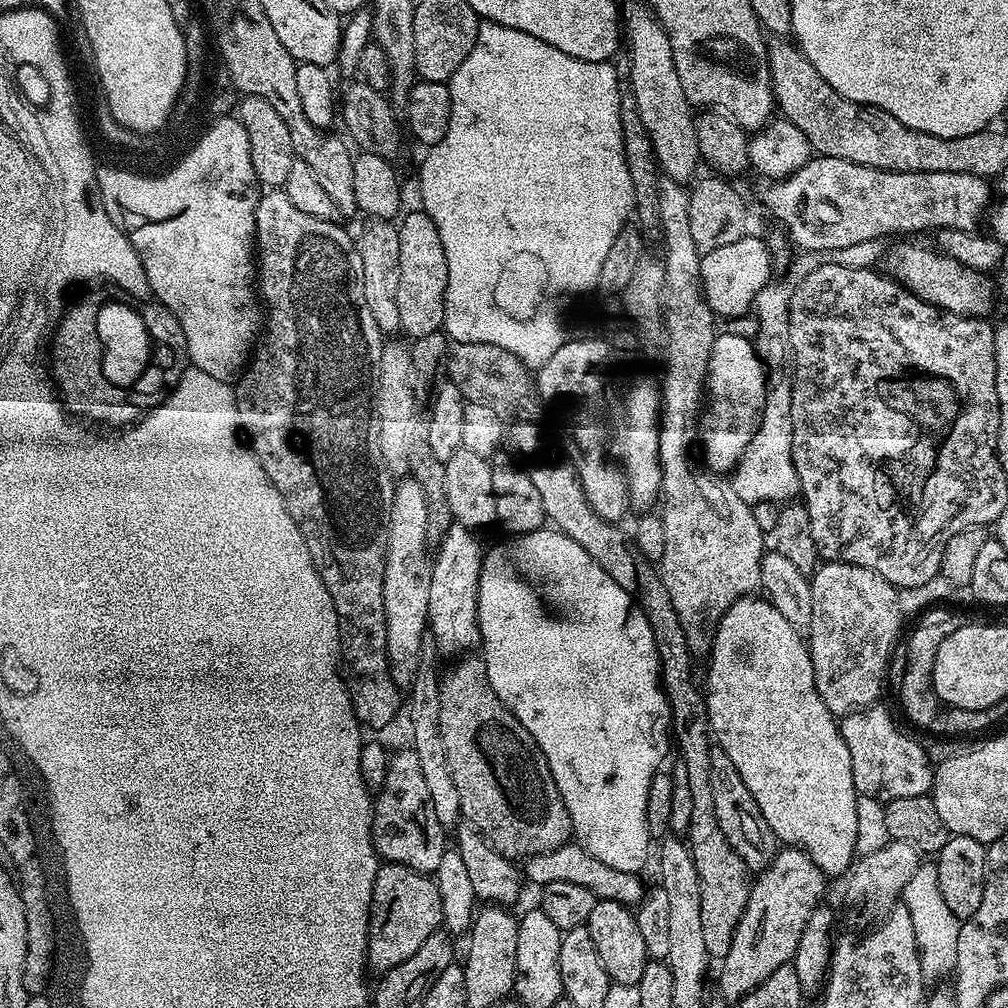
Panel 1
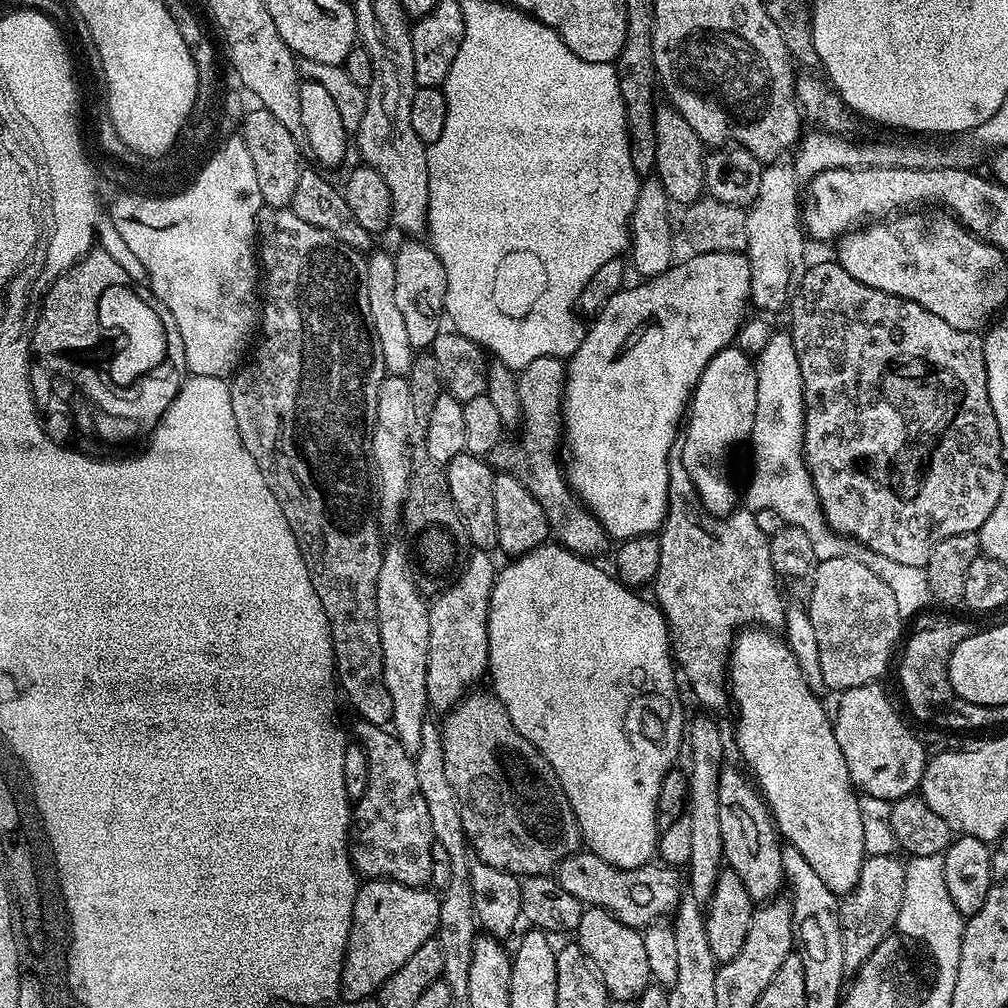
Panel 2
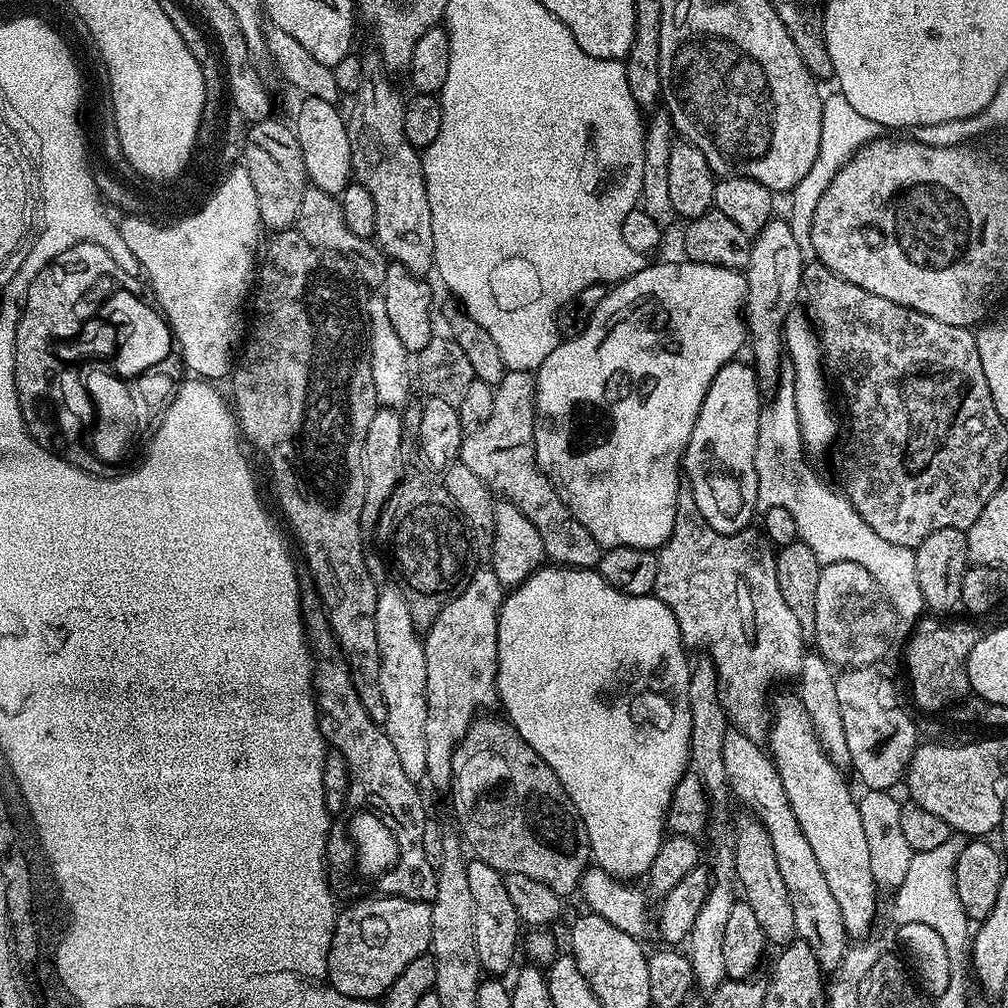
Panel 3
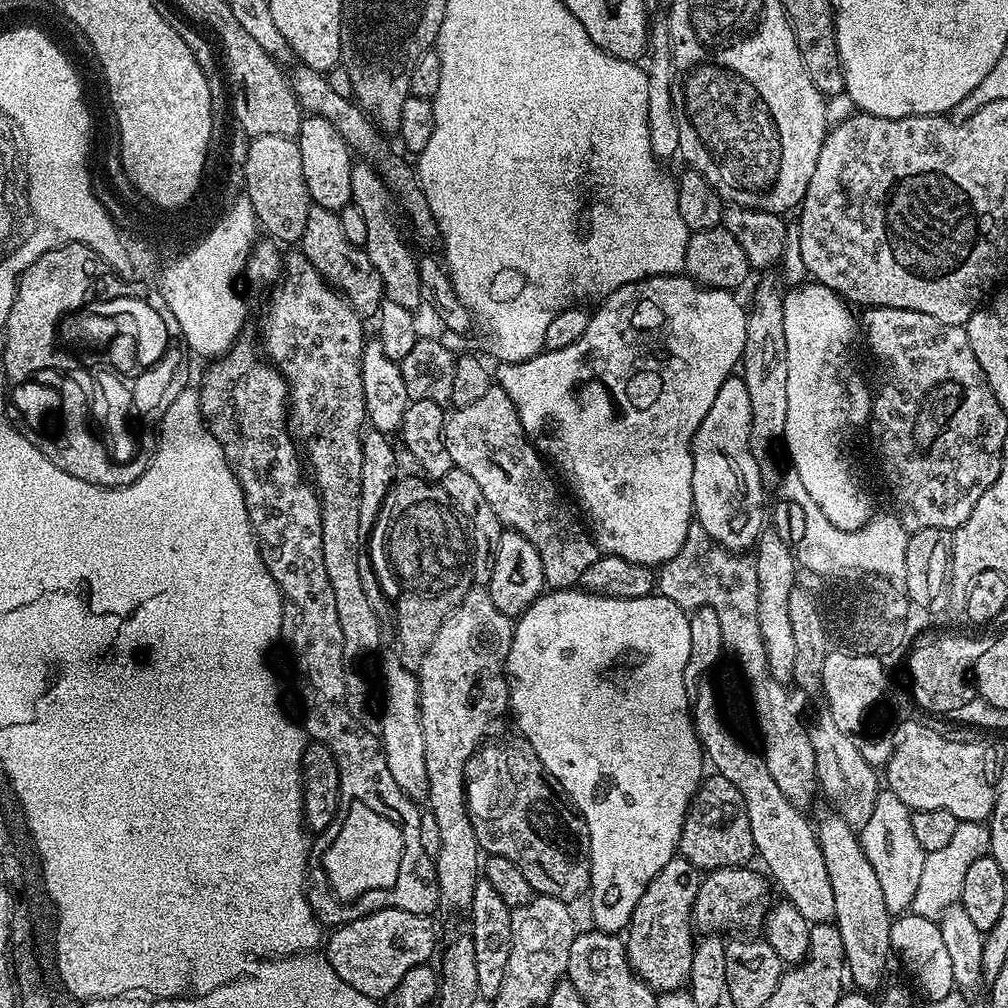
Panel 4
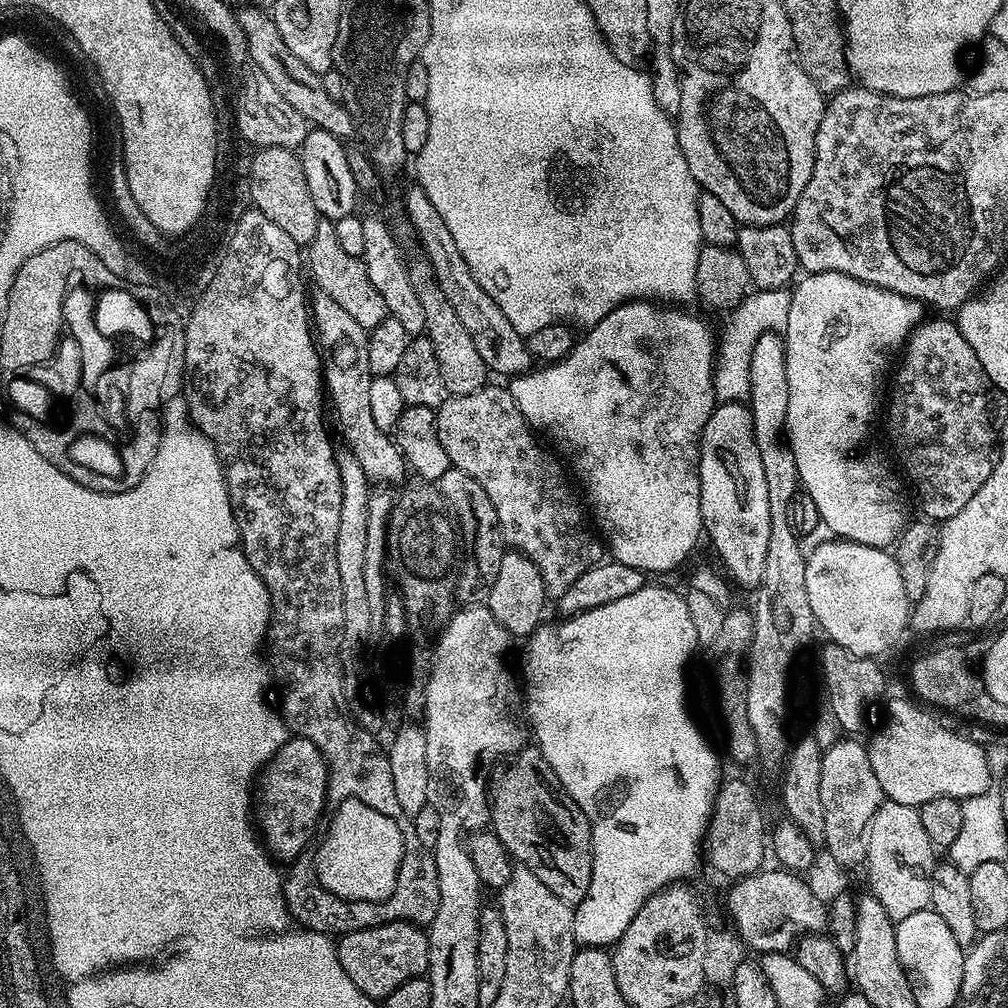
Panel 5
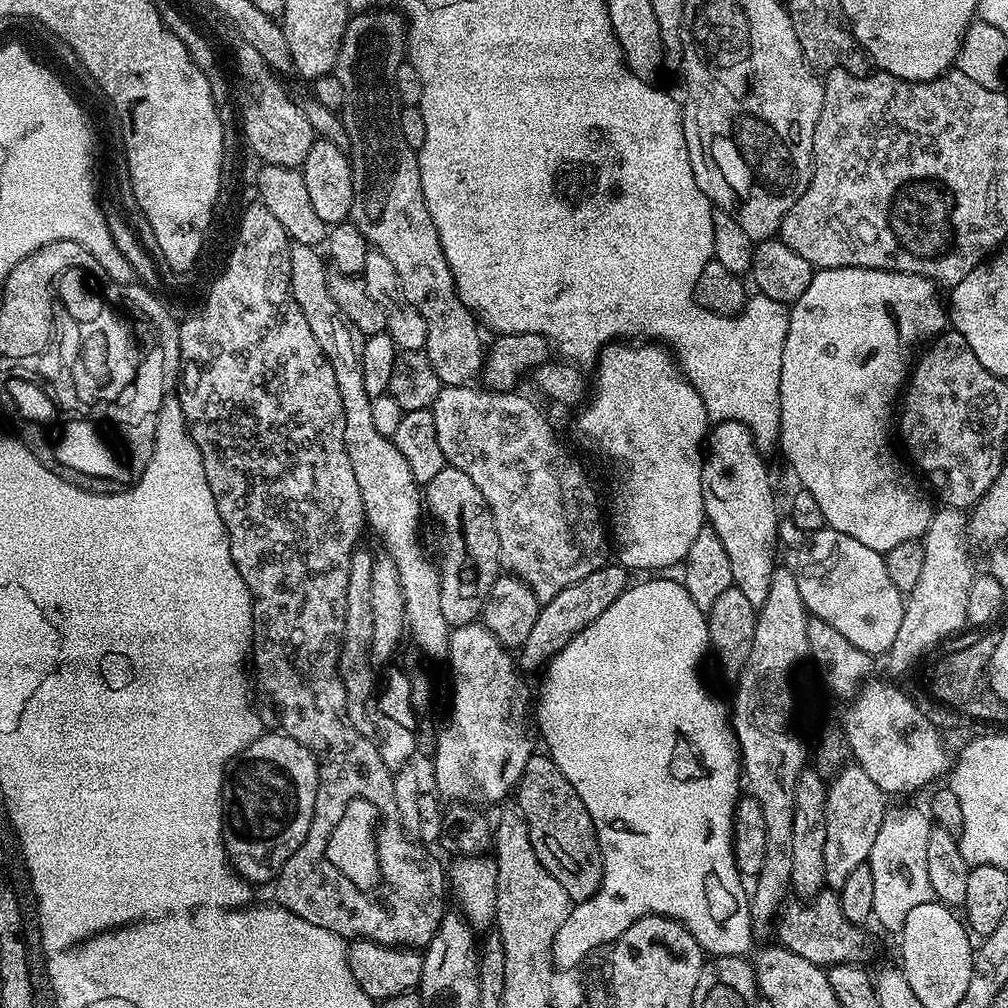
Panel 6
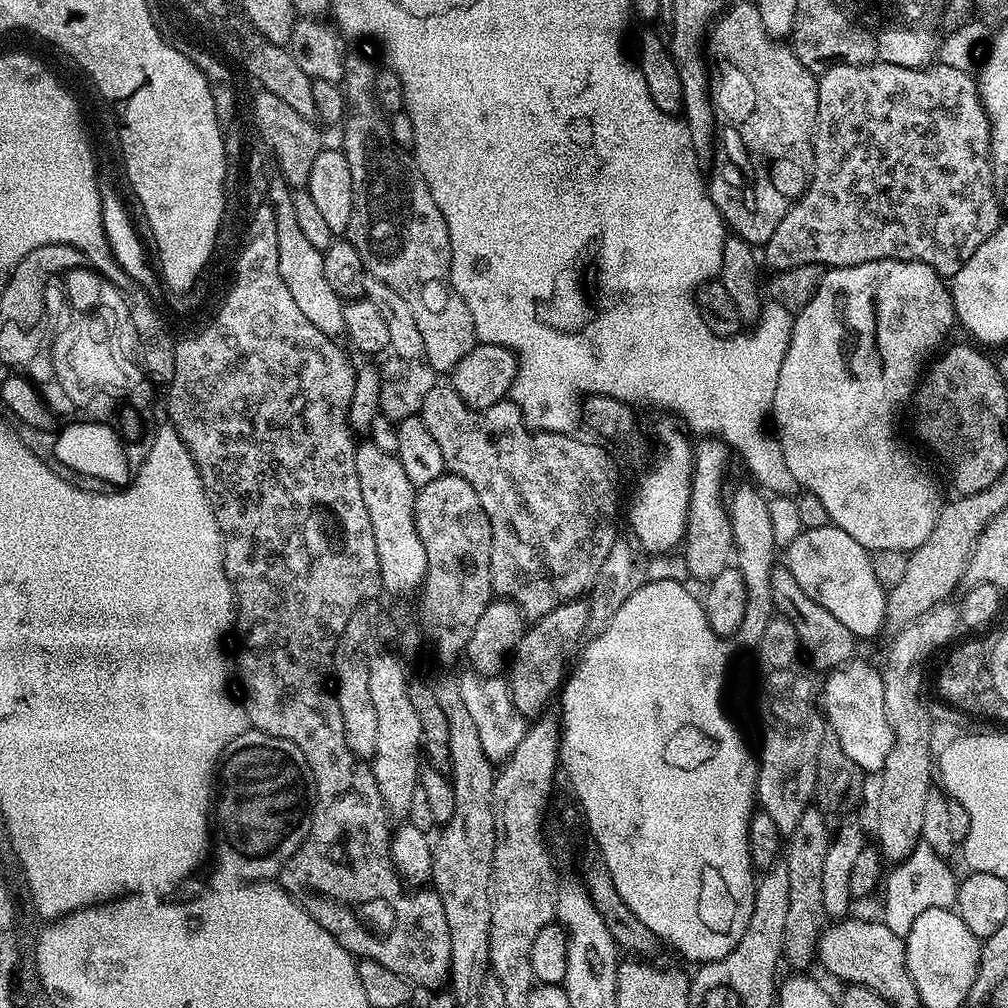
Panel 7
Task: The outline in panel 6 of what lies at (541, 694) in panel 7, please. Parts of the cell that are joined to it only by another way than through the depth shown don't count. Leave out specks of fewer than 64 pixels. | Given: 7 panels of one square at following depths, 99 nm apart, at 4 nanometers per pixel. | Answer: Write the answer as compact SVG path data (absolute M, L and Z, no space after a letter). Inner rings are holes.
M609 562L594 570L594 574L586 574L586 578L578 578L574 586L566 586L566 590L554 594L554 598L543 601L533 629L518 650L519 667L524 670L543 669L552 657L558 655L579 632L586 630L586 626L590 626L590 622L594 622L594 618L598 618L602 610L609 608L630 587L628 576L630 576L629 569L623 564Z

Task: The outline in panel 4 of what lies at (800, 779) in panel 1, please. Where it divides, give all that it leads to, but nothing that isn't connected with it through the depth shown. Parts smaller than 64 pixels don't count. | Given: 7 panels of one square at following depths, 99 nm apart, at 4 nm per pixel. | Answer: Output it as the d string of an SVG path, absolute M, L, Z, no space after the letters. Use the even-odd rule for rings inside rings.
M825 812L820 821L815 821L814 827L830 874L830 886L834 889L834 923L842 934L846 972L859 991L872 994L885 979L884 967L892 952L890 930L894 916L886 910L886 902L882 902L882 885L878 882L878 874L874 874L874 866L870 866L870 858L866 858L857 829L849 826L838 813Z

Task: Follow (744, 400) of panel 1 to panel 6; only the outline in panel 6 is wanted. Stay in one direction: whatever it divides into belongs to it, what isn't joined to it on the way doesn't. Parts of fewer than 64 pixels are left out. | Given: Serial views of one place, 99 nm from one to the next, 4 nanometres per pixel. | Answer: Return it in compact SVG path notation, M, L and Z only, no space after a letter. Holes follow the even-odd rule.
M719 421L706 437L702 470L704 514L718 538L722 538L730 558L733 585L758 610L766 602L772 581L772 559L778 551L776 496L764 460L756 448L756 437L742 422Z

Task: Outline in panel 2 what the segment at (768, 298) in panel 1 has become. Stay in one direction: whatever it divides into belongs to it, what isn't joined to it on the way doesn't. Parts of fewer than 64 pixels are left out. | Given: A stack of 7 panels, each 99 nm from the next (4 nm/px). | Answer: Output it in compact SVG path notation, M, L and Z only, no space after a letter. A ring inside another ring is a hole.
M750 318L741 325L734 342L744 353L755 357L755 378L758 380L754 426L749 436L750 445L752 444L752 473L748 476L748 489L745 487L742 492L743 507L753 514L764 509L778 510L785 525L801 528L806 530L806 534L810 534L810 542L814 542L814 554L820 561L849 555L854 548L853 541L843 534L833 532L824 519L820 499L812 485L808 467L804 464L804 387L791 333L784 332L770 337L770 328L764 321Z

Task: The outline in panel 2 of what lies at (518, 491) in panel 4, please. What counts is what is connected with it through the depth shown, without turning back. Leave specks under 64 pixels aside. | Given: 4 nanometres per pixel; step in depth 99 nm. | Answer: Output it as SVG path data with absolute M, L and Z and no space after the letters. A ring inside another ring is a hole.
M547 356L546 358L534 358L530 366L519 369L516 385L518 386L518 398L520 399L520 414L522 417L522 429L524 437L517 444L501 442L490 453L497 469L505 472L513 472L518 479L534 494L538 500L538 506L546 510L546 522L549 533L554 537L555 543L561 544L566 550L585 558L600 558L610 545L610 537L602 522L590 511L583 500L568 486L565 473L556 465L556 456L552 451L556 448L556 438L562 434L562 405L564 403L564 382L566 379L566 364L561 357Z

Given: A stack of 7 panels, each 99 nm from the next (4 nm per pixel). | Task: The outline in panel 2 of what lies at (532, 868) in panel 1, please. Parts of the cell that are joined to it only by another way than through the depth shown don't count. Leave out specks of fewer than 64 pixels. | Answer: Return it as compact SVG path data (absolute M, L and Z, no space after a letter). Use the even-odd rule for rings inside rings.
M587 850L575 852L556 867L554 878L589 908L606 910L618 922L641 930L649 928L667 914L675 913L680 903L682 876L675 867L660 862L649 862L637 868L619 868L606 862L598 854Z

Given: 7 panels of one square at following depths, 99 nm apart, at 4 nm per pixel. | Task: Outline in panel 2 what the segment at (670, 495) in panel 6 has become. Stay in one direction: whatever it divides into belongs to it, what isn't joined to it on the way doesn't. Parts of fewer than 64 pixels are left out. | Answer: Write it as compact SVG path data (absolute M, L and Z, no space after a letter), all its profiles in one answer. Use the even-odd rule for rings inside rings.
M698 252L689 255L689 260L673 263L662 274L636 282L631 286L621 288L614 298L607 300L595 313L592 325L587 325L582 342L578 350L572 353L566 364L566 379L564 382L564 403L562 405L562 432L567 438L568 452L572 455L572 464L566 468L566 479L569 488L583 500L584 505L592 511L602 522L602 526L608 532L613 541L623 542L632 540L634 536L646 536L655 533L663 525L664 516L668 513L668 457L673 455L672 443L677 443L676 427L681 427L686 416L693 392L696 391L696 383L700 380L702 370L722 349L729 347L735 341L742 321L746 314L744 311L750 308L750 262L743 252Z

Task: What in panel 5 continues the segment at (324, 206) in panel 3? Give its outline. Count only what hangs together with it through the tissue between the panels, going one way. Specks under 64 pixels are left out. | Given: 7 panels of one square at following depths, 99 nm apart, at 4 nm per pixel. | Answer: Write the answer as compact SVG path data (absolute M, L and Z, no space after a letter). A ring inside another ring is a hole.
M321 219L314 238L306 246L306 268L312 271L316 279L315 287L330 294L330 298L334 298L334 302L338 302L338 306L342 306L342 310L346 310L346 314L358 322L358 326L371 330L387 318L386 302L382 302L382 294L378 294L374 282L370 282L370 274L366 274L363 259L342 250L333 221Z

